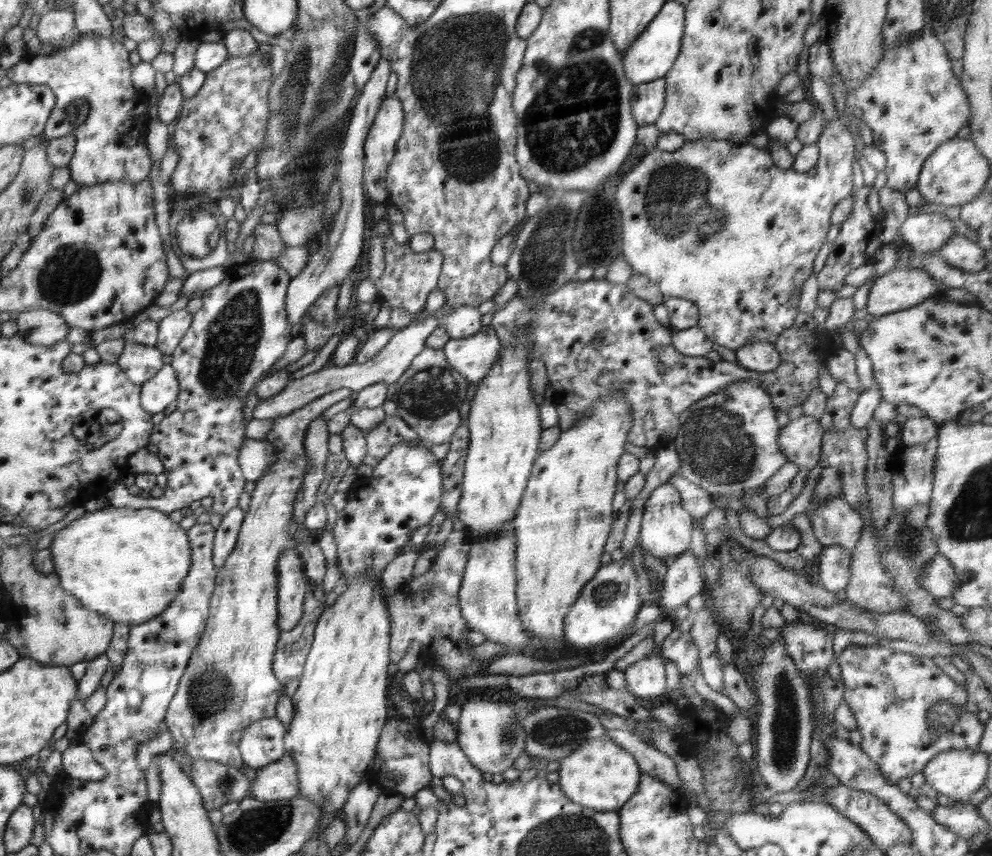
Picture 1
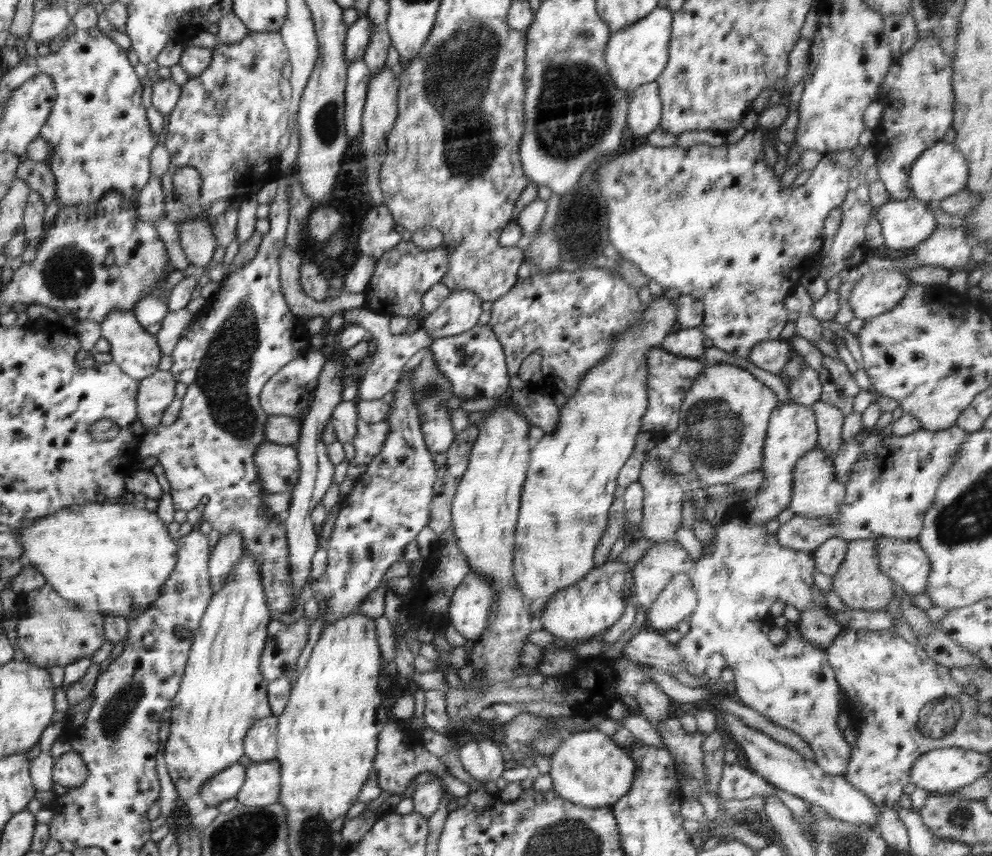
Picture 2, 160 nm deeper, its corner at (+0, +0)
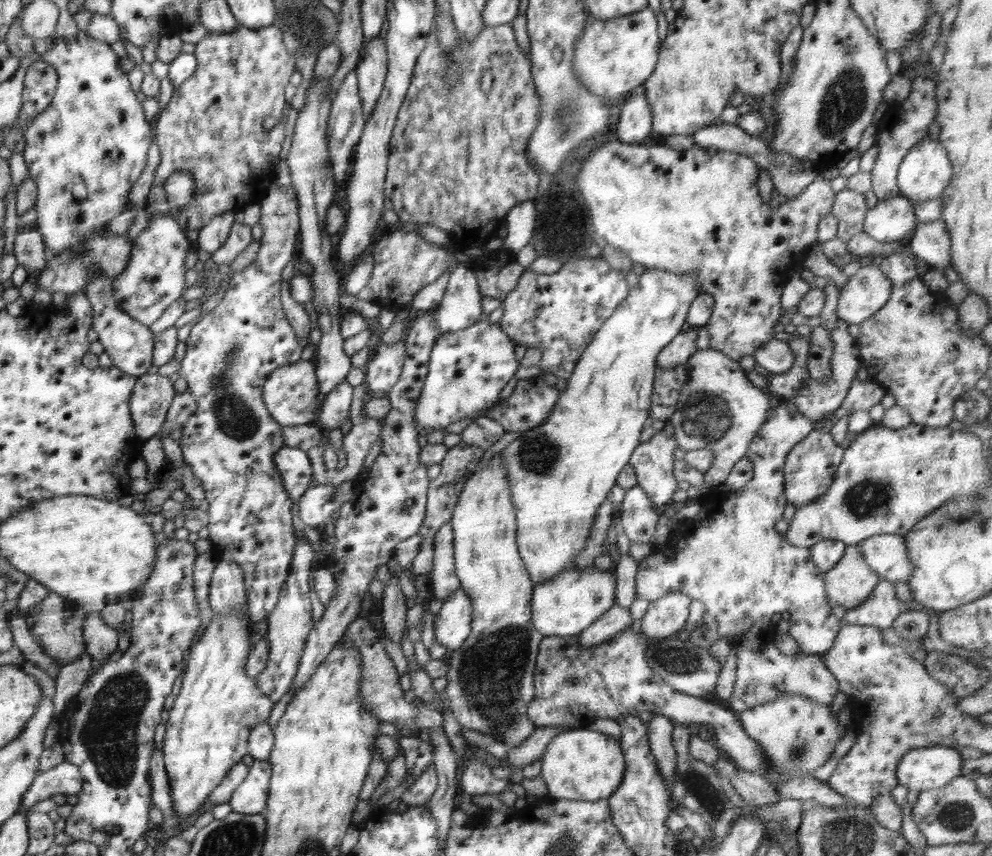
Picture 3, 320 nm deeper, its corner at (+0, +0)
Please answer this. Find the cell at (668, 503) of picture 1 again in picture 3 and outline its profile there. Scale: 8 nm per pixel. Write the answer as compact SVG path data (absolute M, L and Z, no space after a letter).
M662 429L651 439L641 442L629 460L637 476L637 485L655 504L659 516L664 514L666 505L670 504L678 490L679 482L672 474L677 447L676 439Z

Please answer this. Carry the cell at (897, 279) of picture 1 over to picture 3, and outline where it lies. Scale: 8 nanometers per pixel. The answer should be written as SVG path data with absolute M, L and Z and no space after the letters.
M861 266L842 288L837 302L837 317L849 324L860 324L876 314L892 296L892 284L882 268Z

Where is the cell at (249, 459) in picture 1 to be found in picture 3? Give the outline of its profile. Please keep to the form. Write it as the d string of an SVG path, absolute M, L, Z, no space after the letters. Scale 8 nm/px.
M285 444L273 459L288 496L291 499L302 497L311 488L313 478L312 463L307 452Z

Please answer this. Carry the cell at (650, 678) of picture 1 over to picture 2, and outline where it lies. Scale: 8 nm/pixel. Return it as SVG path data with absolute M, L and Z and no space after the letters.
M652 679L638 687L635 699L652 729L656 730L660 723L669 718L668 712L671 711L672 700Z

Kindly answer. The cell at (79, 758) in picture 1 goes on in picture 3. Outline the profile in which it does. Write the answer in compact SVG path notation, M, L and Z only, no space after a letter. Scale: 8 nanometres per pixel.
M63 761L54 768L37 775L32 786L25 792L24 800L17 813L28 812L34 804L50 798L53 794L77 795L83 783L83 776L78 766Z

